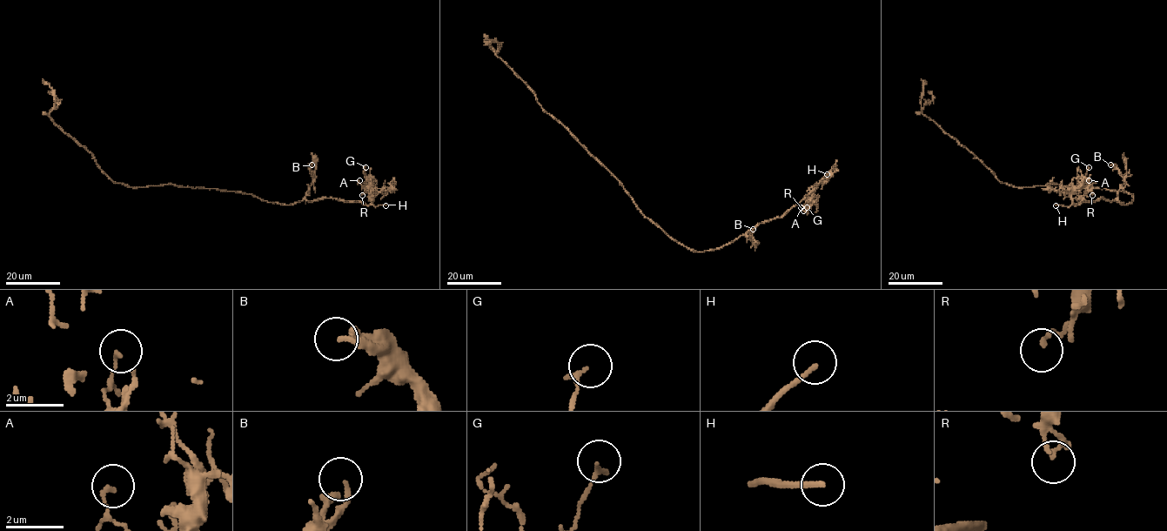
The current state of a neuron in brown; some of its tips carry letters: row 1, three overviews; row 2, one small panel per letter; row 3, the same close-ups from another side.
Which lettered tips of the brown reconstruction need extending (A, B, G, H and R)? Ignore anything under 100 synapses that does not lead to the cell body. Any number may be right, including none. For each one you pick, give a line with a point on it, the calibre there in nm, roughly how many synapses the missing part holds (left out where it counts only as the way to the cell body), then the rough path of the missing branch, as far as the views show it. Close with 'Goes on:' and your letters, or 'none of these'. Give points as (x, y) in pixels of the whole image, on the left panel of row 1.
H: (385, 205) | 190 nm | (385, 205), (400, 203), (399, 198), (410, 211), (424, 214), (418, 205), (427, 202), (429, 205), (421, 212)
Goes on: H

